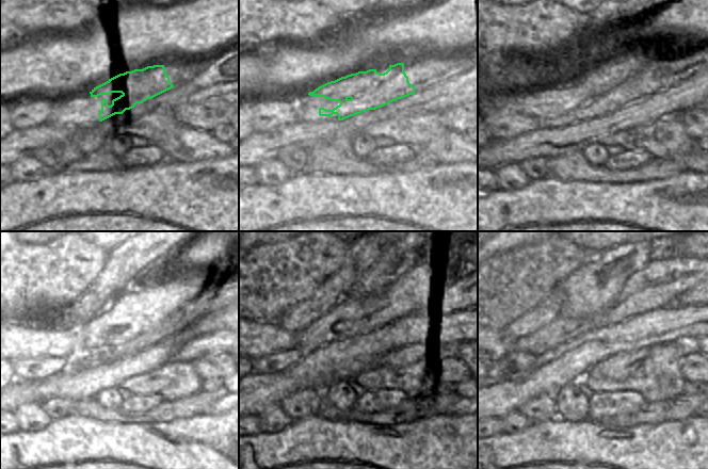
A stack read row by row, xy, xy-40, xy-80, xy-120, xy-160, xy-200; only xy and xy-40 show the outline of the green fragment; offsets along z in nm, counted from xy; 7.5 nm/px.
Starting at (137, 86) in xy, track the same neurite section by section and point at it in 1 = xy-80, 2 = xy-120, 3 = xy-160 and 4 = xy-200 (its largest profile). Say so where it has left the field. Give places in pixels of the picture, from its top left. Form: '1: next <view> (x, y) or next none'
1: next xy-80 (564, 98)
2: next xy-120 (21, 339)
3: next xy-160 (260, 340)
4: next xy-200 (499, 344)

